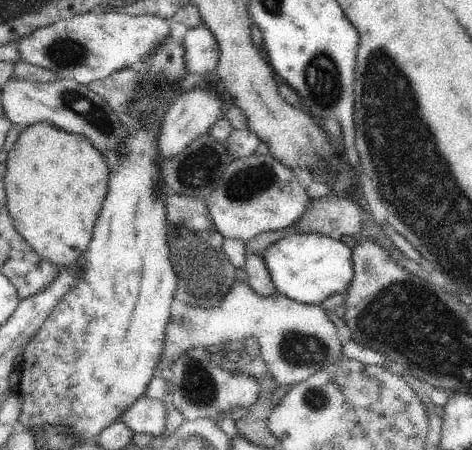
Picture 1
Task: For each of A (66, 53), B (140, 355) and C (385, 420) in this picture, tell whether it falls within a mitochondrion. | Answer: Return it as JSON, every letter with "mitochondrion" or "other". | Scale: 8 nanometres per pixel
{"A":"mitochondrion","B":"other","C":"other"}

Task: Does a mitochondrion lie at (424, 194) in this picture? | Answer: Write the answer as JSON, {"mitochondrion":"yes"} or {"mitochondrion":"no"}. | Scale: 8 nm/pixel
{"mitochondrion":"yes"}

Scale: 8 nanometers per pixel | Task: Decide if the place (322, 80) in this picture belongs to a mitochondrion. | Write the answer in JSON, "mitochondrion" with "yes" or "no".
{"mitochondrion":"yes"}

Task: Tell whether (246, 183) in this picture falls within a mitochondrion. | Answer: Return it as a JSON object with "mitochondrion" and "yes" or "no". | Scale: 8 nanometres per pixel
{"mitochondrion":"yes"}

